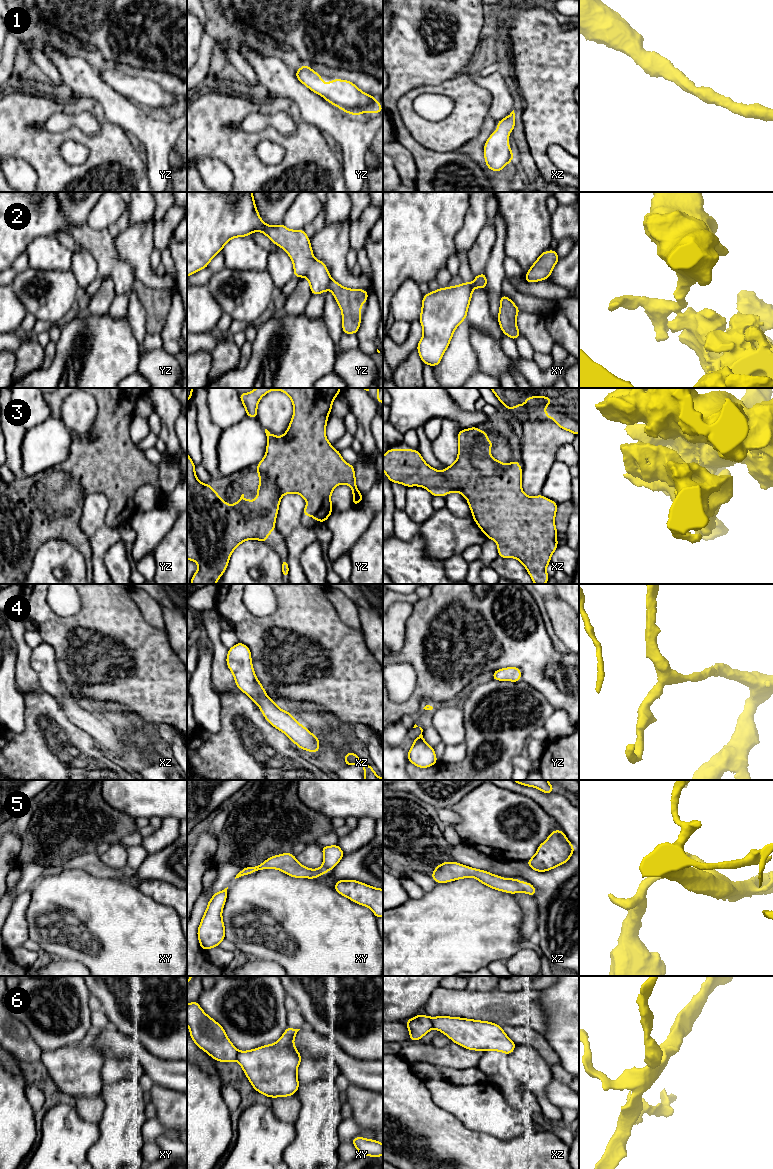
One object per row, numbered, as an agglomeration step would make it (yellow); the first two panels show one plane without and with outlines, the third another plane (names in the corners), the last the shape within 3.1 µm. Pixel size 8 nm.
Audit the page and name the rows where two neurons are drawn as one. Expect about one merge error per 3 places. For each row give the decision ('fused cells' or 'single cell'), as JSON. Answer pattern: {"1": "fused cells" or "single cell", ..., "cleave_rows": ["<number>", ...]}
{"1": "single cell", "2": "fused cells", "3": "single cell", "4": "single cell", "5": "single cell", "6": "fused cells", "cleave_rows": ["2", "6"]}

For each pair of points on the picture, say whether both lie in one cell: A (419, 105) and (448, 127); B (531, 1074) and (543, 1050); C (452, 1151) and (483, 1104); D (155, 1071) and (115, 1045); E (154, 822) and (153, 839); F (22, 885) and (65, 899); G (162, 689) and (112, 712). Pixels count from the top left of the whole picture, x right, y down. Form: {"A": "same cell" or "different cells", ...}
{"A": "different cells", "B": "different cells", "C": "different cells", "D": "same cell", "E": "different cells", "F": "different cells", "G": "different cells"}

